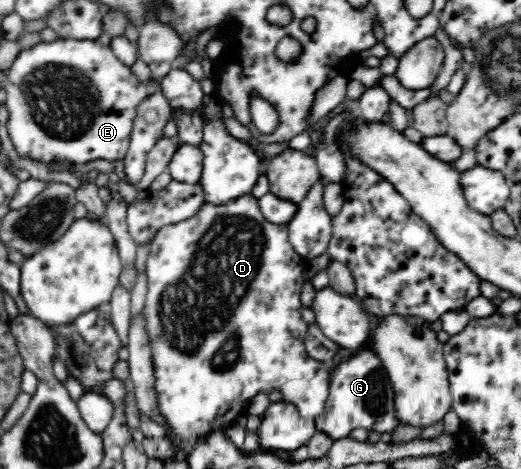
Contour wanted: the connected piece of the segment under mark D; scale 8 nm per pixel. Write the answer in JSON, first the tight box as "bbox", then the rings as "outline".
{"bbox":[142,193,330,437],"outline":[[[249,193],[225,204],[203,203],[191,218],[159,228],[150,245],[151,250],[146,260],[148,291],[142,312],[144,312],[149,339],[151,339],[153,367],[155,367],[155,389],[157,389],[161,413],[167,419],[167,425],[177,435],[181,434],[184,437],[202,437],[217,431],[227,432],[253,397],[260,392],[263,392],[266,396],[275,390],[281,391],[285,395],[285,402],[295,405],[301,416],[316,420],[324,412],[329,395],[330,376],[326,362],[319,362],[310,358],[305,349],[304,341],[306,340],[308,324],[301,316],[304,306],[301,303],[300,296],[307,261],[303,256],[298,255],[292,247],[288,239],[288,224],[269,222],[262,215],[258,198]]]}

